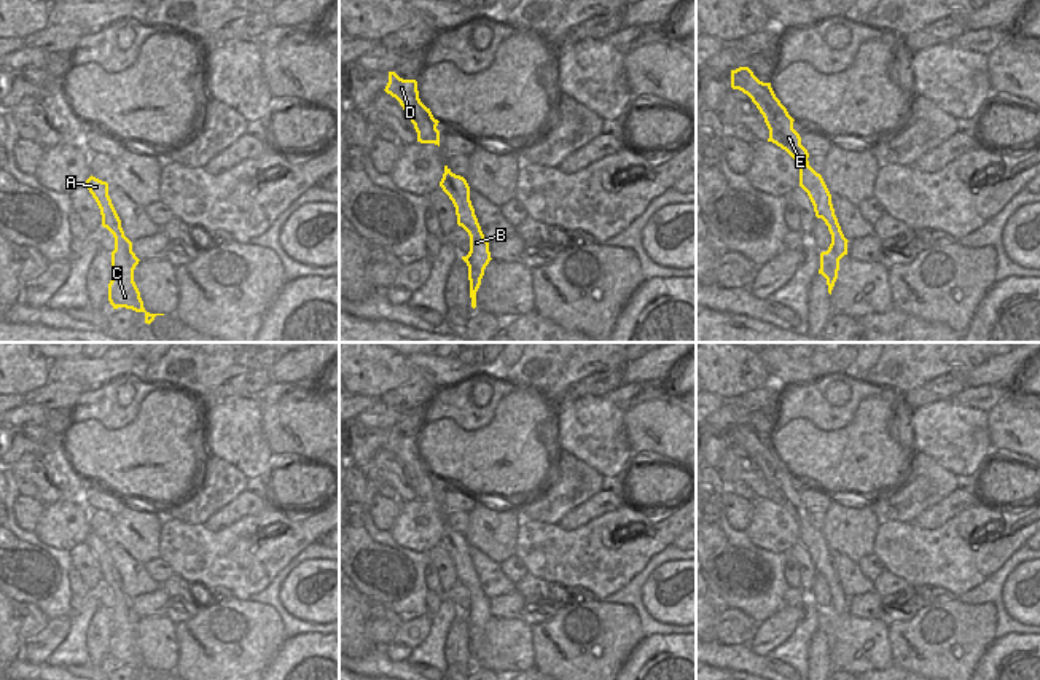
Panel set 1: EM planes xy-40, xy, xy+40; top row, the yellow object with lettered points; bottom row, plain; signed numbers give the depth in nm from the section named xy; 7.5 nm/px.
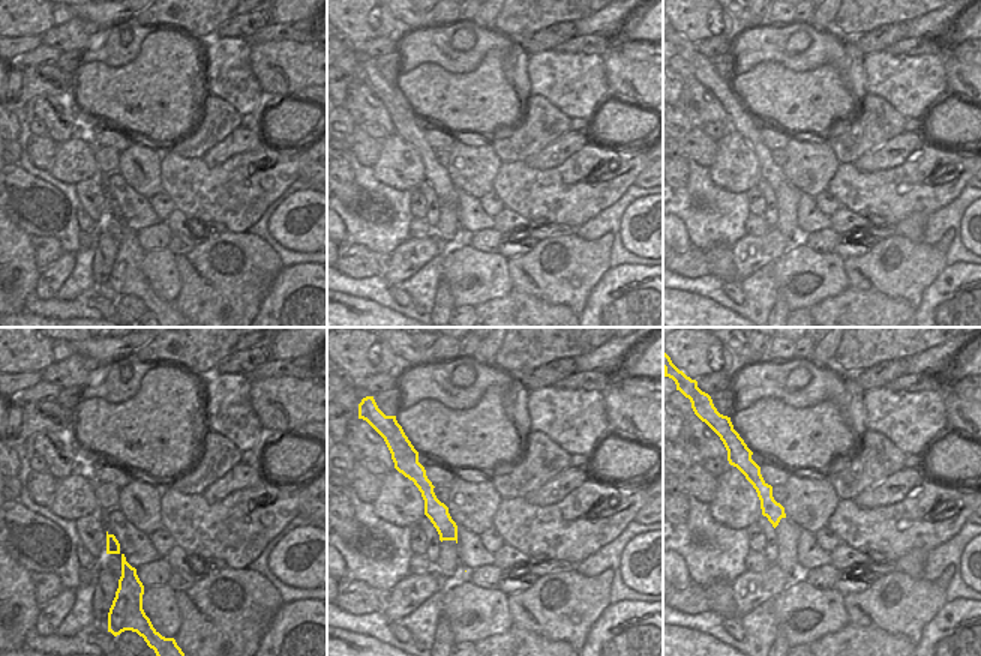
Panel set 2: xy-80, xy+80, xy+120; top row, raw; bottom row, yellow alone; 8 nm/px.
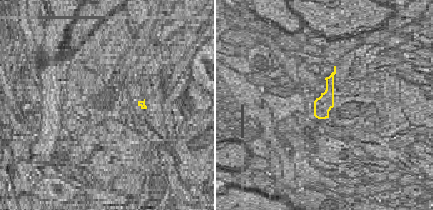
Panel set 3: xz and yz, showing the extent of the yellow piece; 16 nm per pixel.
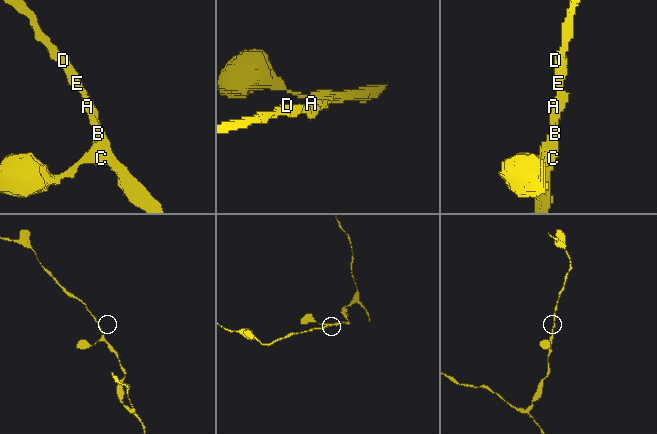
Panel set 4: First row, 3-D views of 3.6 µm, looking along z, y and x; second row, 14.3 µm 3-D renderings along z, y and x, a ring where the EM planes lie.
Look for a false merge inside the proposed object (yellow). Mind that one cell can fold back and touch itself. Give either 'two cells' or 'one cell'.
one cell

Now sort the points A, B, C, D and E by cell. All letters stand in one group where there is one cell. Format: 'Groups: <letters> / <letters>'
Groups: A B C D E

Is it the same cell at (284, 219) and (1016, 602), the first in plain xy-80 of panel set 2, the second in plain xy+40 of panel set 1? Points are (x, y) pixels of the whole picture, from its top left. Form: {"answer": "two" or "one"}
{"answer": "one"}

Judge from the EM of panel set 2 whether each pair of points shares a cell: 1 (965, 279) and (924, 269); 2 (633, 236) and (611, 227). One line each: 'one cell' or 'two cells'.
1: two cells
2: two cells

